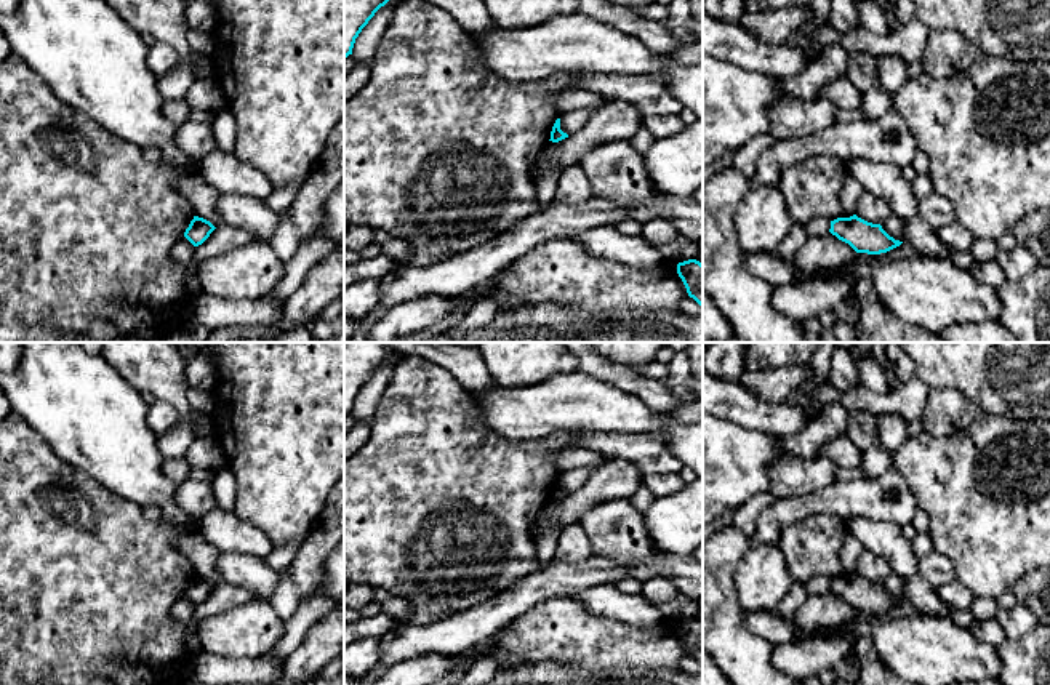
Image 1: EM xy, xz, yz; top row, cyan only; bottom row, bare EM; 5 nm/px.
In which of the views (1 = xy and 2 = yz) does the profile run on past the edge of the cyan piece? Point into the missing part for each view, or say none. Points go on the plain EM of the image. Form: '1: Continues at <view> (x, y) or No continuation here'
1: No continuation here
2: No continuation here

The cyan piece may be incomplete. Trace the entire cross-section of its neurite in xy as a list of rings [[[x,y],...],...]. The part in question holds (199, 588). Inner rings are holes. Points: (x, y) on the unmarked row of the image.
[[[194,575],[194,578],[190,579],[189,586],[186,587],[184,591],[184,595],[194,603],[194,605],[198,605],[202,603],[208,595],[210,592],[214,589],[216,586],[203,578],[203,576],[198,576],[198,575]]]

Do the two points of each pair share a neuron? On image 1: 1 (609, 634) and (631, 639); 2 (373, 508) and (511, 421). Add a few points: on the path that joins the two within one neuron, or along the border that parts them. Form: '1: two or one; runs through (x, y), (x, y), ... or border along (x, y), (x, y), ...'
1: one; runs through (613, 639), (626, 639)
2: two; border along (474, 399), (487, 426), (511, 439), (532, 440)

